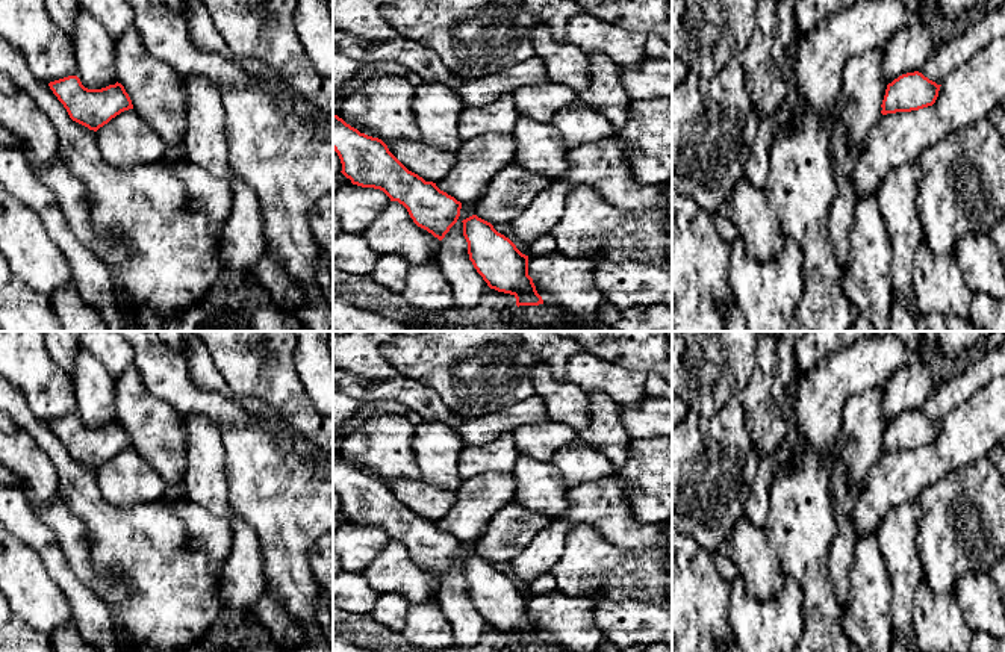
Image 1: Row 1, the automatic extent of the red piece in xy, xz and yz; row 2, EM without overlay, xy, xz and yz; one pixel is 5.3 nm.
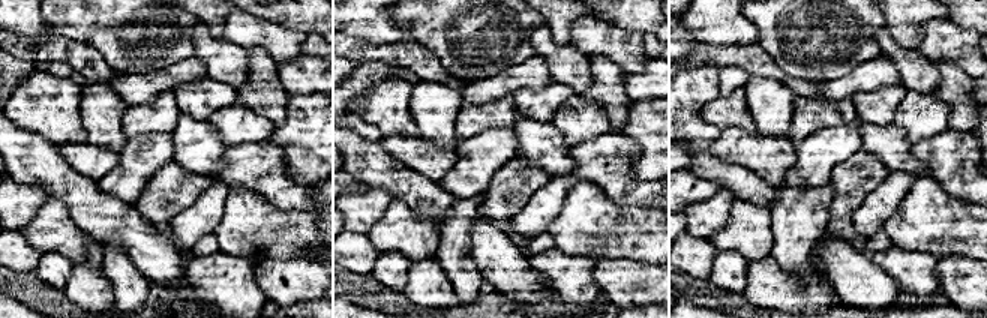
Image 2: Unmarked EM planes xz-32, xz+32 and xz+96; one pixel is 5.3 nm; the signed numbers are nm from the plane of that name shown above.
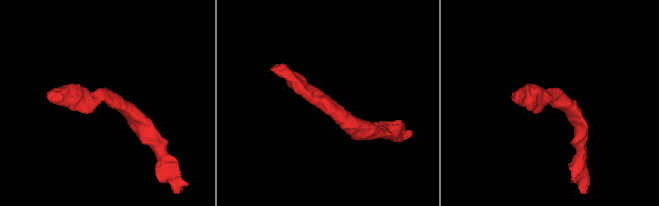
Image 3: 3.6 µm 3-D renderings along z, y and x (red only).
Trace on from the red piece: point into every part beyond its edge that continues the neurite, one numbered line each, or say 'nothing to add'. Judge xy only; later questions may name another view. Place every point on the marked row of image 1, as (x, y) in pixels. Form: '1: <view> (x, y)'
nothing to add

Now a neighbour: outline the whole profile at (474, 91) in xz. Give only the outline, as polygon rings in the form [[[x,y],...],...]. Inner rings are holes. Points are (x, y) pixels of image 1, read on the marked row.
[[[539,56],[519,62],[498,74],[460,79],[454,89],[465,106],[484,106],[504,94],[513,94],[521,86],[549,82],[548,70]]]

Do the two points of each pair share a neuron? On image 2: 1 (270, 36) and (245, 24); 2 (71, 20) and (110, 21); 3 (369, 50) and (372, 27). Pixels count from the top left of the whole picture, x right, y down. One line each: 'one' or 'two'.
1: one
2: one
3: two

